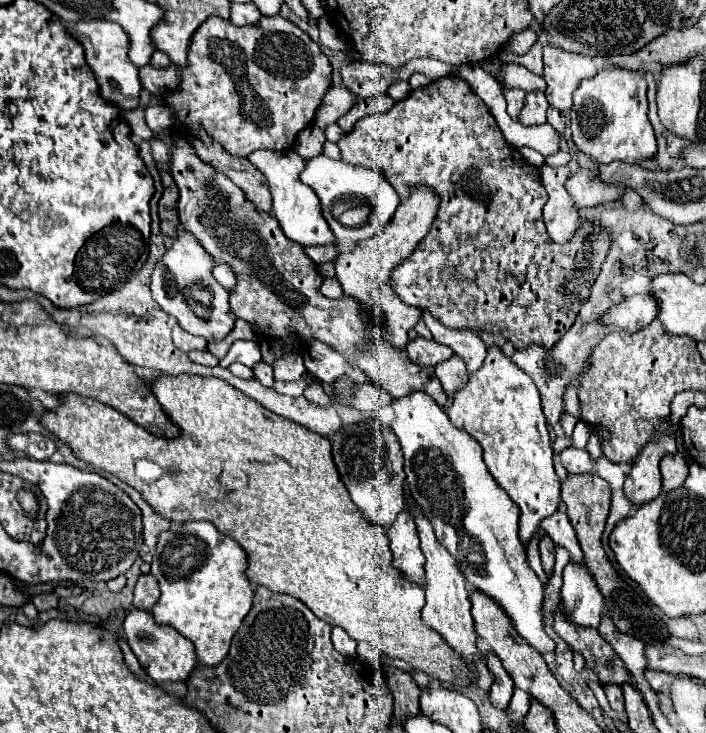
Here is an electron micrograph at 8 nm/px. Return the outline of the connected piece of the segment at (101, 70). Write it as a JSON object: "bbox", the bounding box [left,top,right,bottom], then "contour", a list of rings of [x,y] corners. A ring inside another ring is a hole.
{"bbox":[68,20,140,110],"contour":[[[80,20],[76,22],[68,34],[78,40],[84,48],[84,56],[88,66],[92,68],[96,82],[100,86],[100,96],[122,108],[122,110],[134,110],[140,104],[140,80],[138,80],[138,68],[128,60],[128,36],[126,32],[110,20]]]}

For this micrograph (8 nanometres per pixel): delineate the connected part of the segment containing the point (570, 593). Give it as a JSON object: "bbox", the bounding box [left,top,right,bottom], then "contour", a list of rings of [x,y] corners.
{"bbox":[562,564,604,628],"contour":[[[578,564],[564,568],[562,584],[562,614],[568,622],[580,628],[598,628],[604,610],[604,596],[600,594],[592,574]]]}

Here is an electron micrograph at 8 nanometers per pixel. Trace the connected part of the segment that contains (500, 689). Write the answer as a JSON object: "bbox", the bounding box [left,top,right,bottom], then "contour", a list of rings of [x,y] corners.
{"bbox":[486,652,514,708],"contour":[[[488,652],[486,654],[486,664],[488,664],[488,670],[492,672],[494,676],[494,684],[490,688],[490,698],[492,698],[492,704],[498,706],[498,708],[506,708],[510,698],[512,698],[512,692],[514,692],[514,684],[512,684],[512,678],[508,676],[508,672],[502,668],[498,656],[494,652]]]}

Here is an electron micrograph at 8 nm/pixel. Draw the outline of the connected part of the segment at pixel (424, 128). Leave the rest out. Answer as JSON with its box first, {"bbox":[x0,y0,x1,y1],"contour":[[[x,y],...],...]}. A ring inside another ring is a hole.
{"bbox":[338,76,610,348],"contour":[[[446,76],[434,80],[426,88],[412,90],[408,98],[396,102],[388,112],[360,118],[352,132],[338,140],[338,148],[344,162],[382,170],[400,200],[406,200],[416,186],[434,188],[440,198],[430,232],[418,242],[416,252],[390,274],[390,286],[402,302],[428,310],[452,330],[502,334],[516,348],[526,348],[532,342],[552,348],[574,324],[608,254],[610,240],[604,238],[608,234],[600,226],[582,220],[582,226],[568,244],[550,242],[542,222],[542,206],[548,196],[540,184],[538,168],[528,164],[518,148],[512,148],[502,138],[488,106],[472,92],[464,78]]]}

